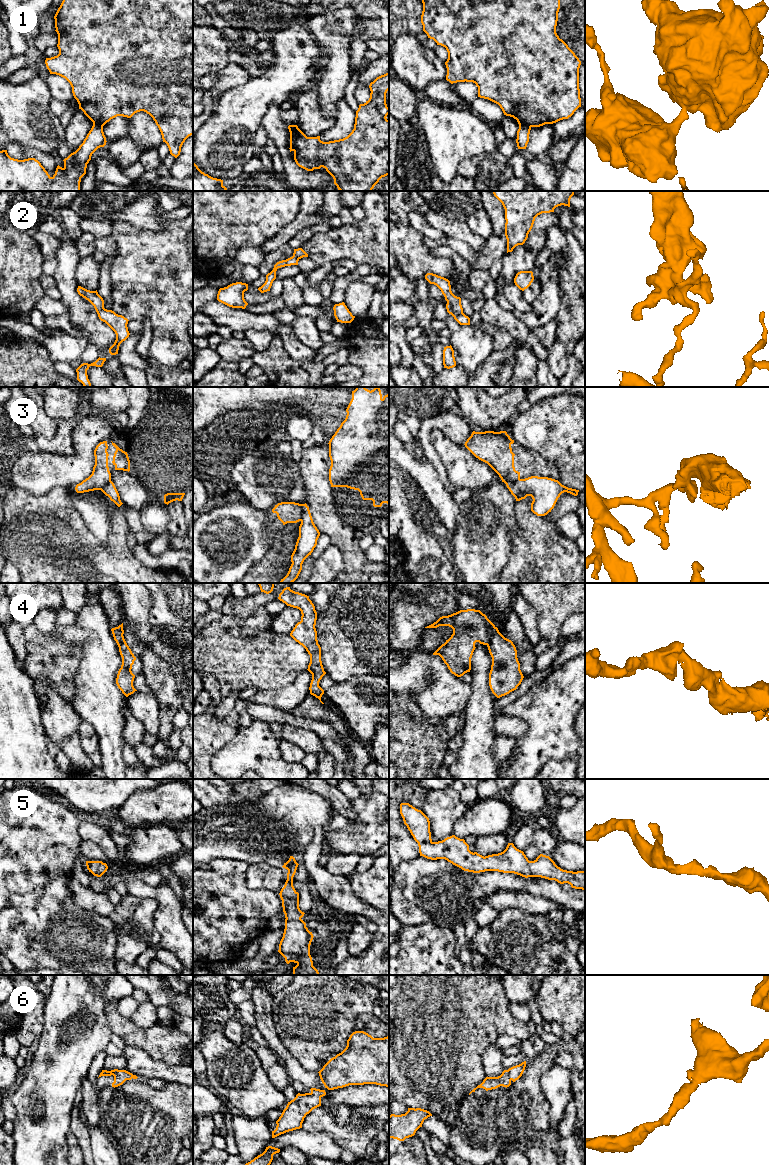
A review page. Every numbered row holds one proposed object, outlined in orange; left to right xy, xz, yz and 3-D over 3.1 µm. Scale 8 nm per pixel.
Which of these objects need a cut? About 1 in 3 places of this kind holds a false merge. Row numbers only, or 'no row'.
1, 2, 3

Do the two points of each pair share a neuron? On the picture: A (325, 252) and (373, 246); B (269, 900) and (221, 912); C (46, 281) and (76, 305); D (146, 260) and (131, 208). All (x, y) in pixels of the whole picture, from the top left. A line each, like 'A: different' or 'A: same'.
A: same
B: same
C: different
D: different

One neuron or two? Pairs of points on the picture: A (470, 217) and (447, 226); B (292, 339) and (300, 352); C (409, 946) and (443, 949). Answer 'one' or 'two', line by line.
A: two
B: one
C: one

